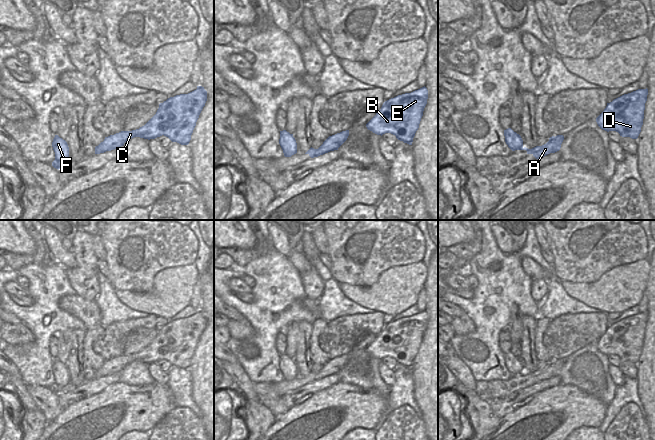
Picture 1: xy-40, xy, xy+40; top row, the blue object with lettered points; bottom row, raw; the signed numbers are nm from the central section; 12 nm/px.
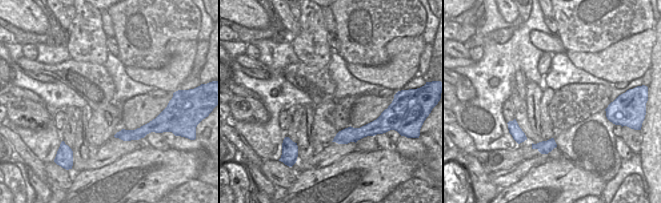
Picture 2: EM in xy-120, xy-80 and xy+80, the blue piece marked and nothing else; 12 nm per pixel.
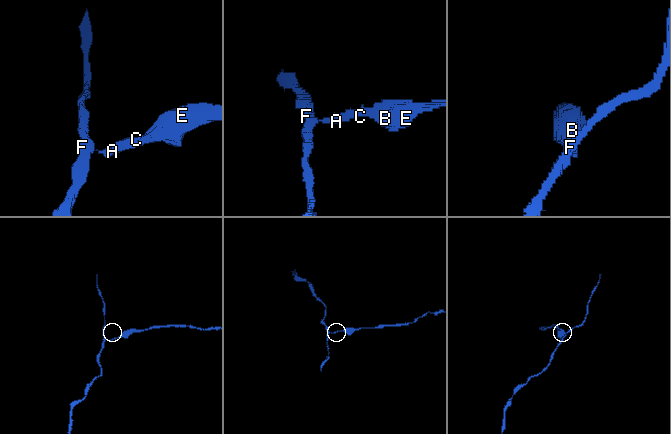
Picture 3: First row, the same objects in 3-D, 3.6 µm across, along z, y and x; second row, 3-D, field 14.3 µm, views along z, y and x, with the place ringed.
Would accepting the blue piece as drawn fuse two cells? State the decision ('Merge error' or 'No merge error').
Merge error

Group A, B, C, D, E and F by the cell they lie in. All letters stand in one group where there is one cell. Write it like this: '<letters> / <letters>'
A B C D E / F

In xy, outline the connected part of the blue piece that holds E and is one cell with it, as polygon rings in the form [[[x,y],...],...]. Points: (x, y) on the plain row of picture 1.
[[[425,310],[411,317],[391,322],[383,327],[366,351],[381,360],[391,357],[398,364],[412,369],[427,323],[428,314]]]

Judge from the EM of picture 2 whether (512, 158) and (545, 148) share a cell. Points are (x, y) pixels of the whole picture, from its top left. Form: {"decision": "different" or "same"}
{"decision": "same"}

